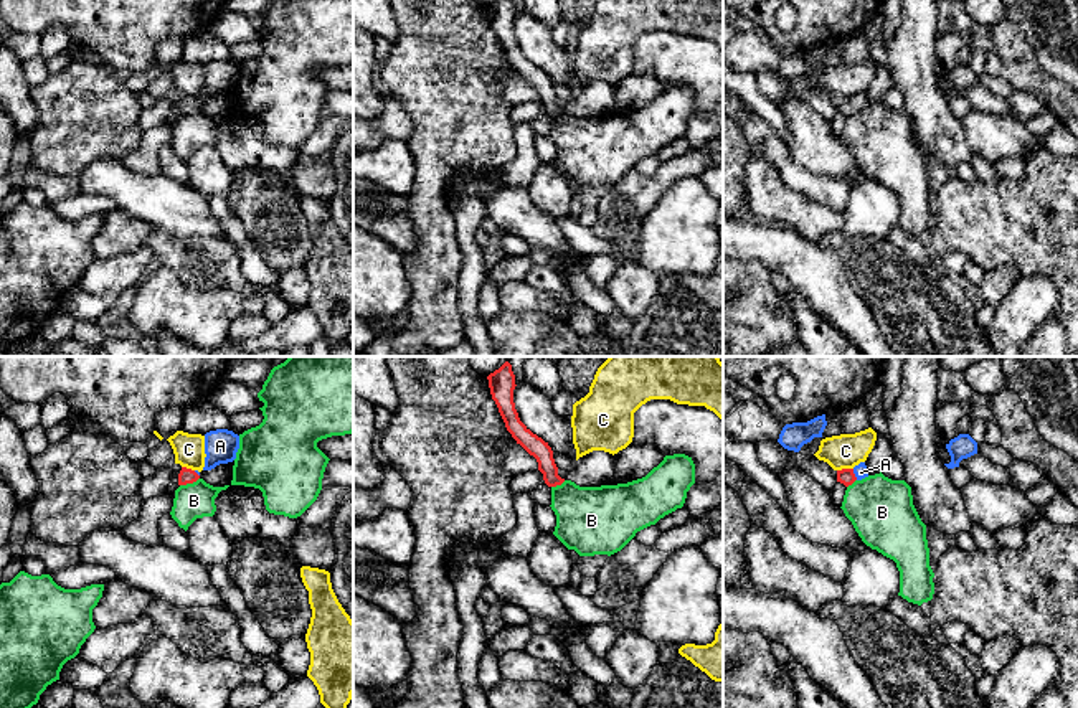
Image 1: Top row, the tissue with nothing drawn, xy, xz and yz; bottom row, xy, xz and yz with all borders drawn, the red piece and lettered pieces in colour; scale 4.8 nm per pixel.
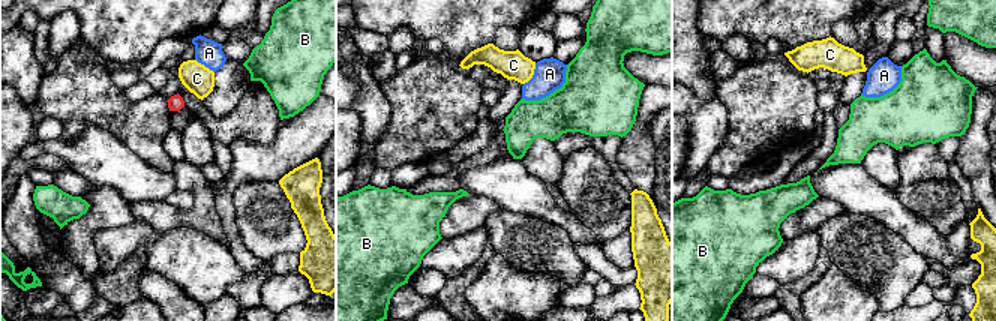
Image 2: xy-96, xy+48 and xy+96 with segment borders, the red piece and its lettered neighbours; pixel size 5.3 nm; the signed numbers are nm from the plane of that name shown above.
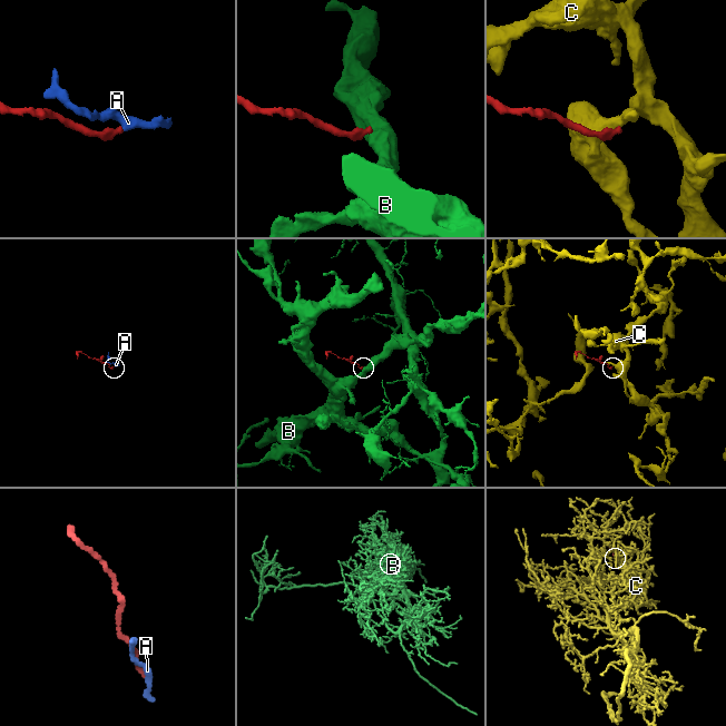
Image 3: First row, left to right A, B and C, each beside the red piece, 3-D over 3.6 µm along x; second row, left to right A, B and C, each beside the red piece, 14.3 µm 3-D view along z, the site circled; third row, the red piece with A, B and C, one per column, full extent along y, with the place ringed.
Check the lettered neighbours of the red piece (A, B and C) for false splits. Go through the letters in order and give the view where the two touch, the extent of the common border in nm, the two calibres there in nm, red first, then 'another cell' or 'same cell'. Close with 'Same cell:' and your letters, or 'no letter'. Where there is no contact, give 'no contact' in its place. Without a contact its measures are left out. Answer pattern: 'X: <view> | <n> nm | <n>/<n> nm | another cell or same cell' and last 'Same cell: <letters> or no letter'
A: yz | 60 nm | 80/70 nm | same cell
B: xy | 100 nm | 80/180 nm | another cell
C: yz | 80 nm | 80/170 nm | another cell
Same cell: A

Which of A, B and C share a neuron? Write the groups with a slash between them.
A / B / C

